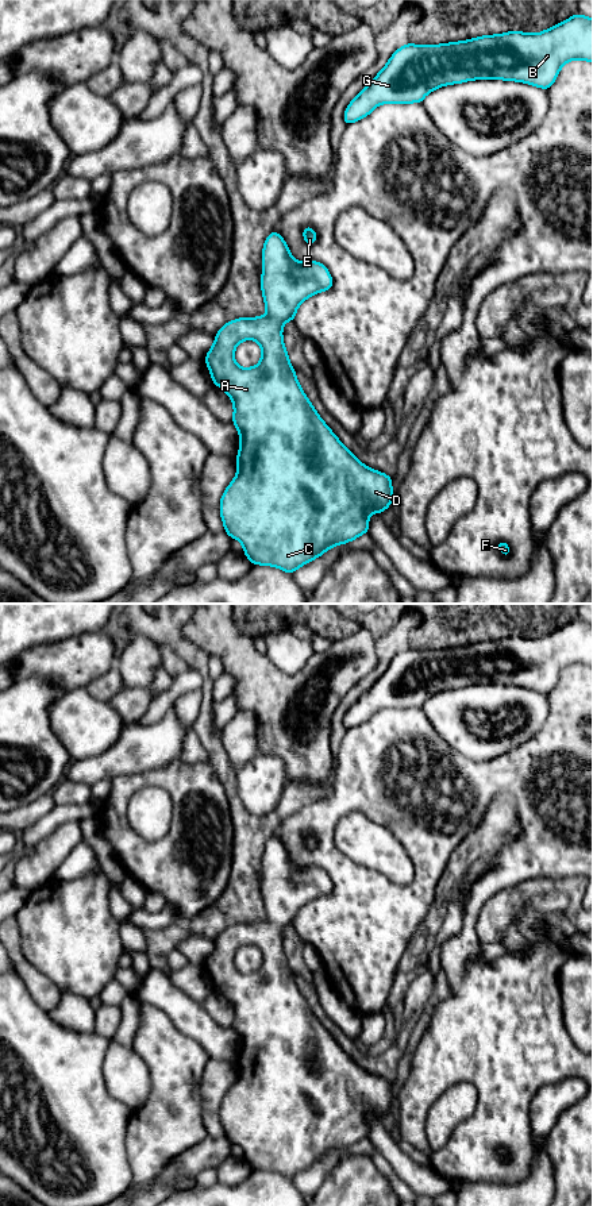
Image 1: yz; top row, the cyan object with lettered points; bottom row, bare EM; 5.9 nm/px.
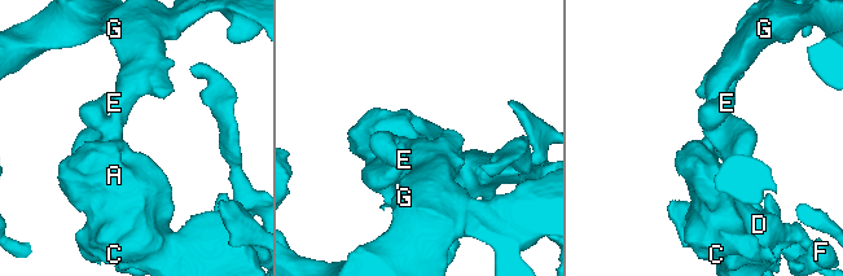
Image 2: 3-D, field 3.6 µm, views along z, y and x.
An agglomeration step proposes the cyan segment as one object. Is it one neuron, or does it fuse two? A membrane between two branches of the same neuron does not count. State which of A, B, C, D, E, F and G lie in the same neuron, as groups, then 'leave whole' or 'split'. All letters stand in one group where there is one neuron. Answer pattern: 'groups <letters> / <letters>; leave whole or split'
groups A B C D E F G; leave whole

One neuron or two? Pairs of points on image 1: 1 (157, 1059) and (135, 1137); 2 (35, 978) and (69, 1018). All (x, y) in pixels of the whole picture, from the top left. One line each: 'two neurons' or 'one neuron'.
1: one neuron
2: two neurons

